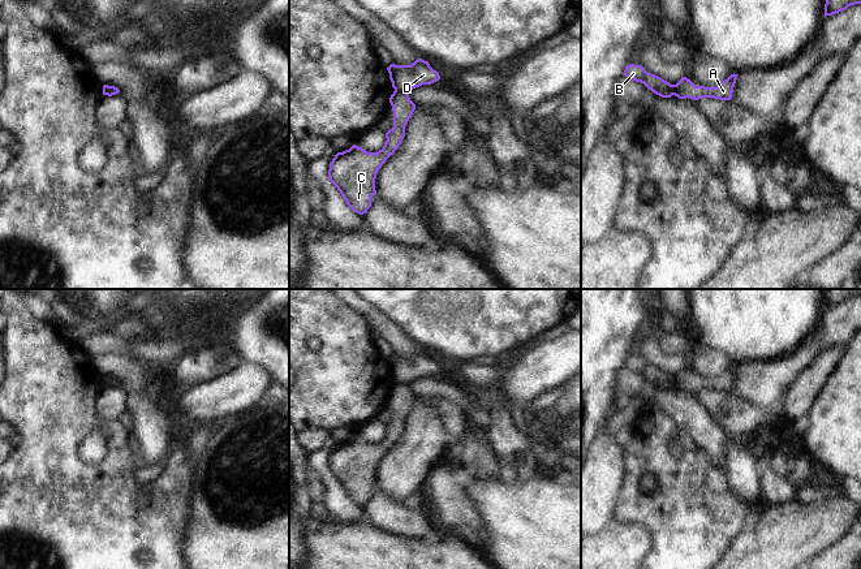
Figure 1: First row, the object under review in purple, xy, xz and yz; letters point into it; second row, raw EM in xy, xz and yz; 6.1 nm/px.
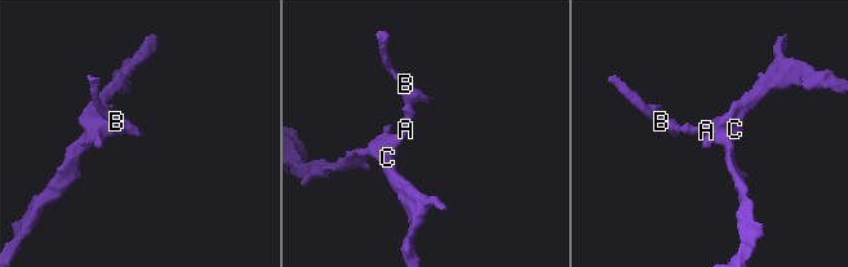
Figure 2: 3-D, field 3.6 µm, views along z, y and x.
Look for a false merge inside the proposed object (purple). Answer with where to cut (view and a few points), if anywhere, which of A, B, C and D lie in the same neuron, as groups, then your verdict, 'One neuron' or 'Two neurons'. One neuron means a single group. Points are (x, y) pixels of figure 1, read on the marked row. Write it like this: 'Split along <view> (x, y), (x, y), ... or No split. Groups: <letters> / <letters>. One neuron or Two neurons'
Split along xz (395, 89), (407, 93). Groups: A C / B D. Two neurons.

